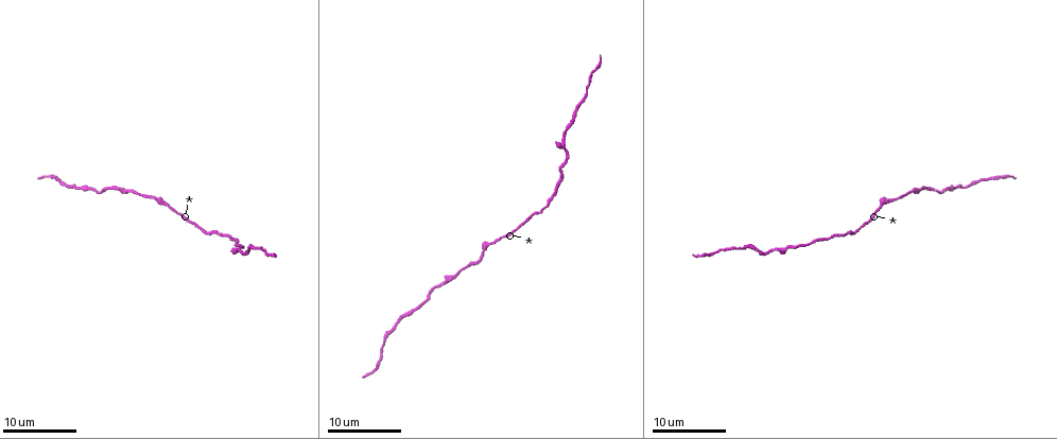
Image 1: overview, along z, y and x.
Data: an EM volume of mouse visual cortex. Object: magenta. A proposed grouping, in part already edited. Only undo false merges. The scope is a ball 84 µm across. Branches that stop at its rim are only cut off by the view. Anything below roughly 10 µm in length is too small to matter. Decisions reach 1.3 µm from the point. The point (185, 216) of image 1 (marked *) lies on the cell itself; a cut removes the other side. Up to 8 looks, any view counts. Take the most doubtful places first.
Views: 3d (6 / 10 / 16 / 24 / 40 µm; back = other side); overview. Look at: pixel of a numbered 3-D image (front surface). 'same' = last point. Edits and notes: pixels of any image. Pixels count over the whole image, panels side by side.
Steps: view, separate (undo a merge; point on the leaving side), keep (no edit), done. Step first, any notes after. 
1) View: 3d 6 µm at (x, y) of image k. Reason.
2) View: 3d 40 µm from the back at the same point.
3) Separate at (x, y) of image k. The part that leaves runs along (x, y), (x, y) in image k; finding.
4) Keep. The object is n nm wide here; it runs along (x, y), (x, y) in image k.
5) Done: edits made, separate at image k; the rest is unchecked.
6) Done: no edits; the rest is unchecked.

View: 3d 10 µm at (117, 189) of image 1. Calibre changes.

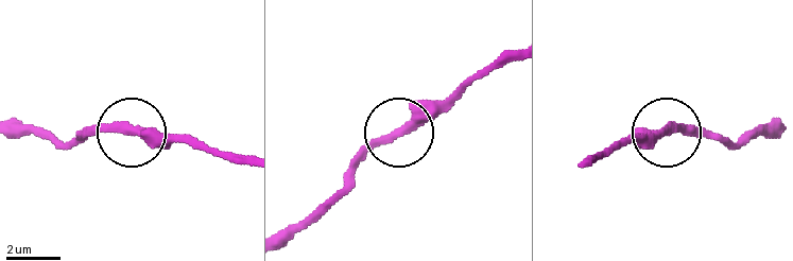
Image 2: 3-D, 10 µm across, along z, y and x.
Keep. It runs along (514, 48), (417, 110), (344, 176) in image 2; one cell here.

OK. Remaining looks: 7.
View: 3d 6 µm at (242, 245) of image 1. Sudden change in width.

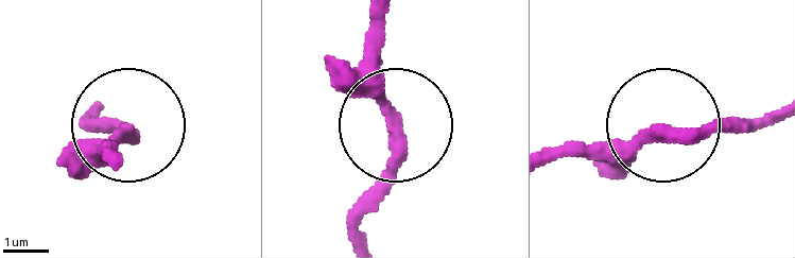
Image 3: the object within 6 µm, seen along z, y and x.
Keep. It runs along (362, 236), (362, 202), (393, 122), (374, 19) in image 3; continuous, no second cell.

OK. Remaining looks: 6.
View: 3d 6 µm at (976, 183) of image 1.

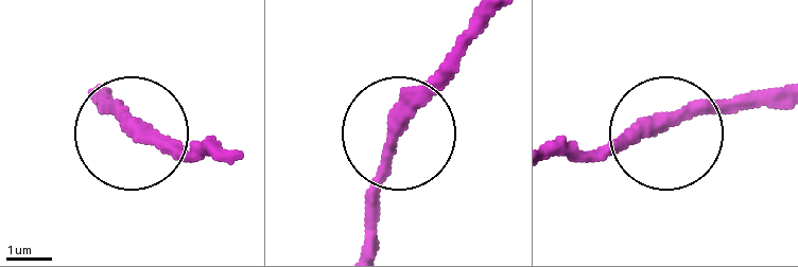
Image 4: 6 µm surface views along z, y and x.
Keep. It runs along (555, 149), (612, 149), (726, 104), (768, 104) in image 4; continuous, no second cell.

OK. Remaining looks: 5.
View: 3d 6 µm at (576, 109) of image 1. Sudden change in width.

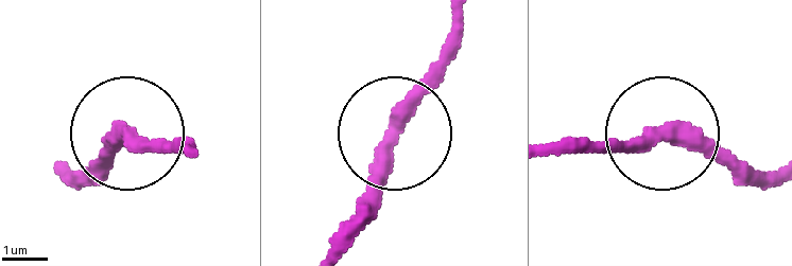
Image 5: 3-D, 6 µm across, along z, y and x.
Keep. It runs along (777, 172), (652, 130), (575, 142) in image 5; all the same cell.

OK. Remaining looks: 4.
Done: no edits; the rest is unchecked.

